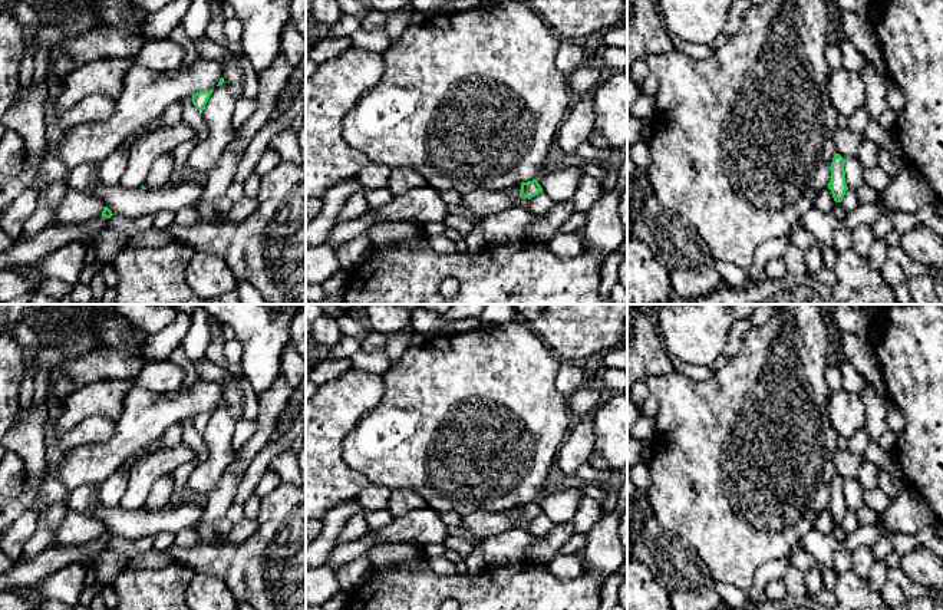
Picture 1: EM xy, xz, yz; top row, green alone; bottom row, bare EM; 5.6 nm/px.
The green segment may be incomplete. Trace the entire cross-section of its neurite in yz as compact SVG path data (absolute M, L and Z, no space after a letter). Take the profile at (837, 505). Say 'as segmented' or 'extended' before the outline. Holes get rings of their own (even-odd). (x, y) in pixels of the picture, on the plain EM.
as segmented | M835 475L831 484L831 501L828 505L835 524L841 524L848 511L845 505L844 485L845 481L840 475Z

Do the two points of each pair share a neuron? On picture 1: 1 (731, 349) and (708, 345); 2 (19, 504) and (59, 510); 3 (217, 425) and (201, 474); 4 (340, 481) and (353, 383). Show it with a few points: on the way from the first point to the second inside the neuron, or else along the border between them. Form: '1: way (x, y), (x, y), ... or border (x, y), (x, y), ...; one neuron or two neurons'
1: border (738, 319), (731, 326), (721, 355); two neurons
2: border (59, 503), (48, 507); two neurons
3: way (217, 437), (217, 458), (213, 462); one neuron
4: way (332, 457), (332, 412), (336, 408); one neuron

